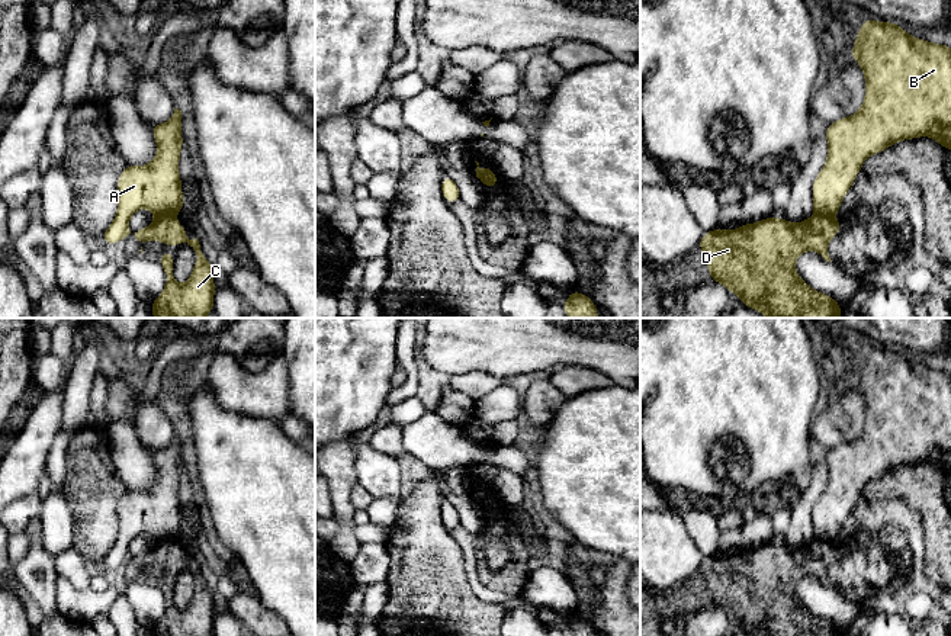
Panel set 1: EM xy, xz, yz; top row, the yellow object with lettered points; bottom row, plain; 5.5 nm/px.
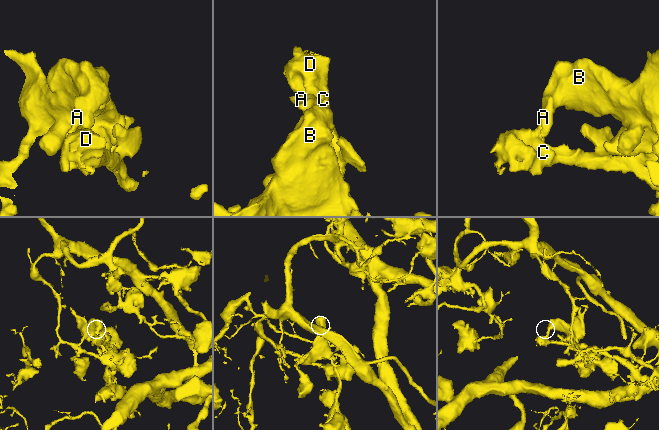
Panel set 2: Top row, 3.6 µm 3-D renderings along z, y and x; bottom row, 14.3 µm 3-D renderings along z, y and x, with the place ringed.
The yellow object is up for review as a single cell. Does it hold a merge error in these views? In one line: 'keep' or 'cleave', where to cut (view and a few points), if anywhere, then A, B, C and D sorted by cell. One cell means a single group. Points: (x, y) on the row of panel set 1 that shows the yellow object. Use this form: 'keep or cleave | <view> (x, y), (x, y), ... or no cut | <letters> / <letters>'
cleave | xy (157, 217), (173, 219) | A B / C D

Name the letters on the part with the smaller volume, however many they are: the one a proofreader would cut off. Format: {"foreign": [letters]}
{"foreign": ["C", "D"]}

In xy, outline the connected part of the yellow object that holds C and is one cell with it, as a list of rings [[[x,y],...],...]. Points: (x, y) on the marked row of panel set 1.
[[[157,218],[147,228],[131,232],[136,242],[163,241],[179,245],[186,241],[197,257],[190,279],[179,285],[174,274],[173,253],[166,251],[157,260],[161,263],[167,283],[161,295],[150,305],[155,318],[206,318],[213,311],[213,269],[205,258],[205,253],[197,241],[186,237],[186,228],[173,218]]]

